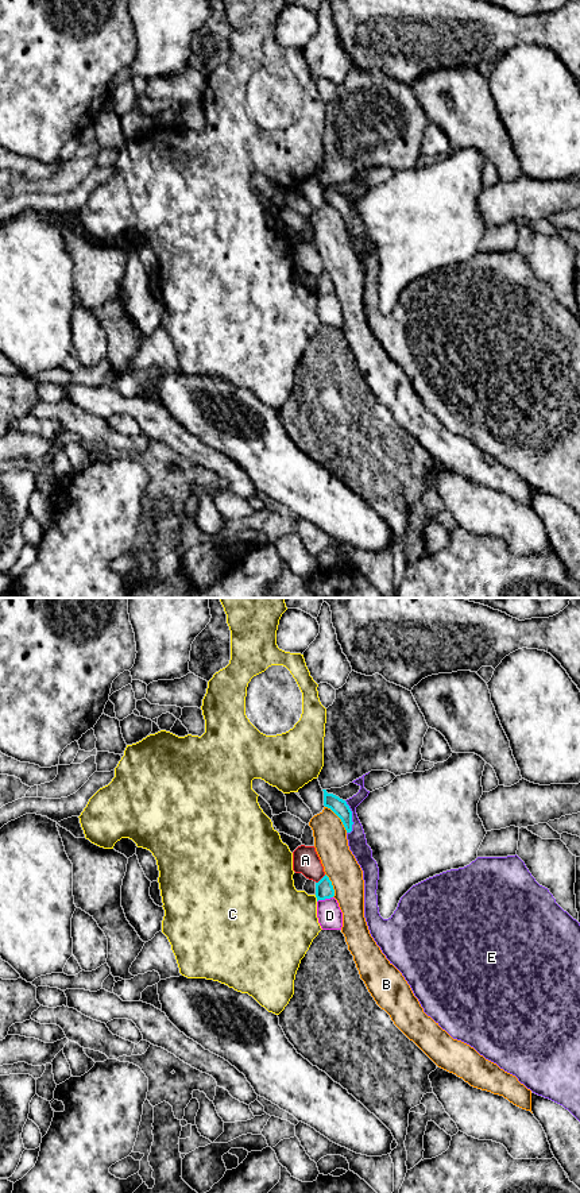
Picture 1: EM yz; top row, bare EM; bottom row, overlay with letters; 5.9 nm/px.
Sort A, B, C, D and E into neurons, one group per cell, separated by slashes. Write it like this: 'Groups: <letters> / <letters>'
Groups: A / B / C / D / E

